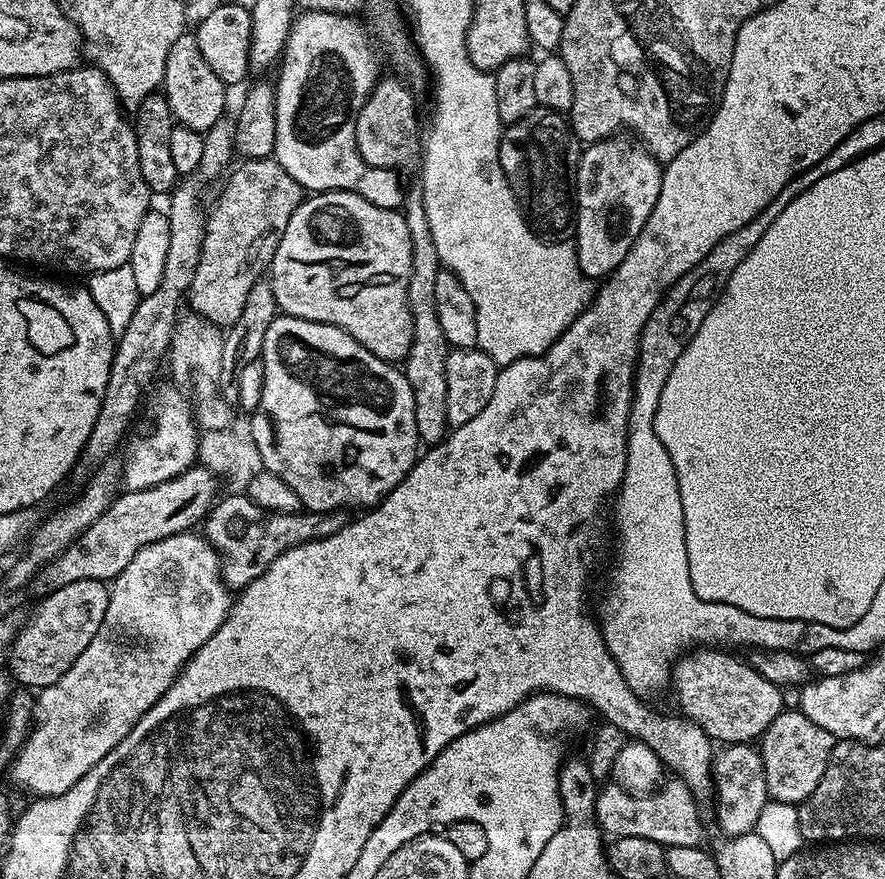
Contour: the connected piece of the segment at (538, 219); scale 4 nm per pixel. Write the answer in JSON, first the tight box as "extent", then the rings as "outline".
{"extent":[500,107,582,234],"outline":[[[536,107],[533,112],[526,114],[526,118],[522,118],[518,122],[507,125],[500,133],[500,165],[506,174],[506,182],[510,186],[510,190],[514,194],[514,198],[518,202],[520,212],[524,215],[525,220],[537,233],[548,234],[544,232],[564,232],[569,231],[570,225],[574,220],[574,197],[576,195],[576,168],[580,165],[580,154],[582,151],[581,141],[576,139],[572,133],[569,121],[565,119],[559,112],[552,112],[549,108]]]}

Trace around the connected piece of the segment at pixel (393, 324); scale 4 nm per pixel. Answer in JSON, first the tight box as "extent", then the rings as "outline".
{"extent":[270,192,412,362],"outline":[[[317,192],[309,195],[300,203],[298,210],[294,210],[294,214],[290,214],[290,222],[286,222],[282,242],[278,242],[278,250],[274,254],[270,269],[270,283],[274,290],[276,307],[285,316],[297,316],[319,324],[333,324],[335,328],[341,328],[343,332],[353,336],[359,344],[366,346],[366,350],[370,350],[370,354],[389,362],[403,362],[408,357],[409,344],[412,341],[412,319],[410,318],[410,306],[406,302],[406,286],[410,280],[411,257],[410,232],[406,230],[403,211],[374,206],[374,202],[366,202],[366,198],[353,192]]]}

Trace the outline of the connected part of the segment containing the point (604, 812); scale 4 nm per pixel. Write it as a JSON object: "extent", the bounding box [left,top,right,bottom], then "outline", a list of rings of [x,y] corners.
{"extent":[594,778,705,848],"outline":[[[675,778],[665,779],[655,790],[643,794],[627,792],[608,782],[597,791],[594,819],[600,825],[601,833],[608,838],[650,838],[650,842],[658,842],[668,848],[699,848],[705,843],[704,828],[700,825],[700,812],[696,807],[696,797],[682,781]]]}

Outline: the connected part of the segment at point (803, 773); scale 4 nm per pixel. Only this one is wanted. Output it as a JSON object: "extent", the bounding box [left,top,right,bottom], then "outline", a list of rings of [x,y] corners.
{"extent":[758,710,836,806],"outline":[[[799,710],[780,712],[758,741],[769,797],[778,803],[795,806],[810,798],[810,794],[814,794],[814,786],[818,786],[826,770],[826,762],[836,741],[835,736],[822,730],[822,726],[814,726],[814,722],[810,722],[810,718]]]}

